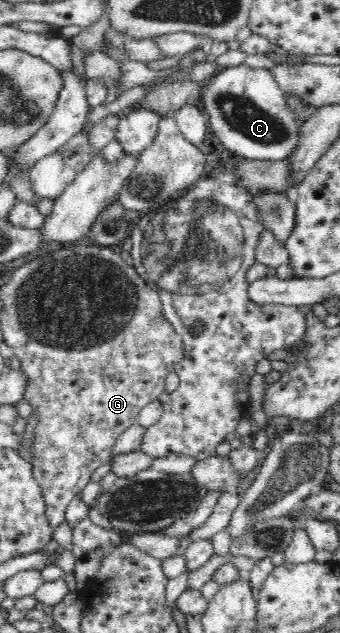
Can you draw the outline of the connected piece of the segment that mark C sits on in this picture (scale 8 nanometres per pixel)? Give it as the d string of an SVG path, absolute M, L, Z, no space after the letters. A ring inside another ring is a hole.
M242 63L220 69L220 72L204 86L201 109L206 111L208 127L220 142L235 156L250 160L286 160L295 151L302 123L297 122L296 113L288 107L286 94L276 84L272 71L266 68L252 68Z

